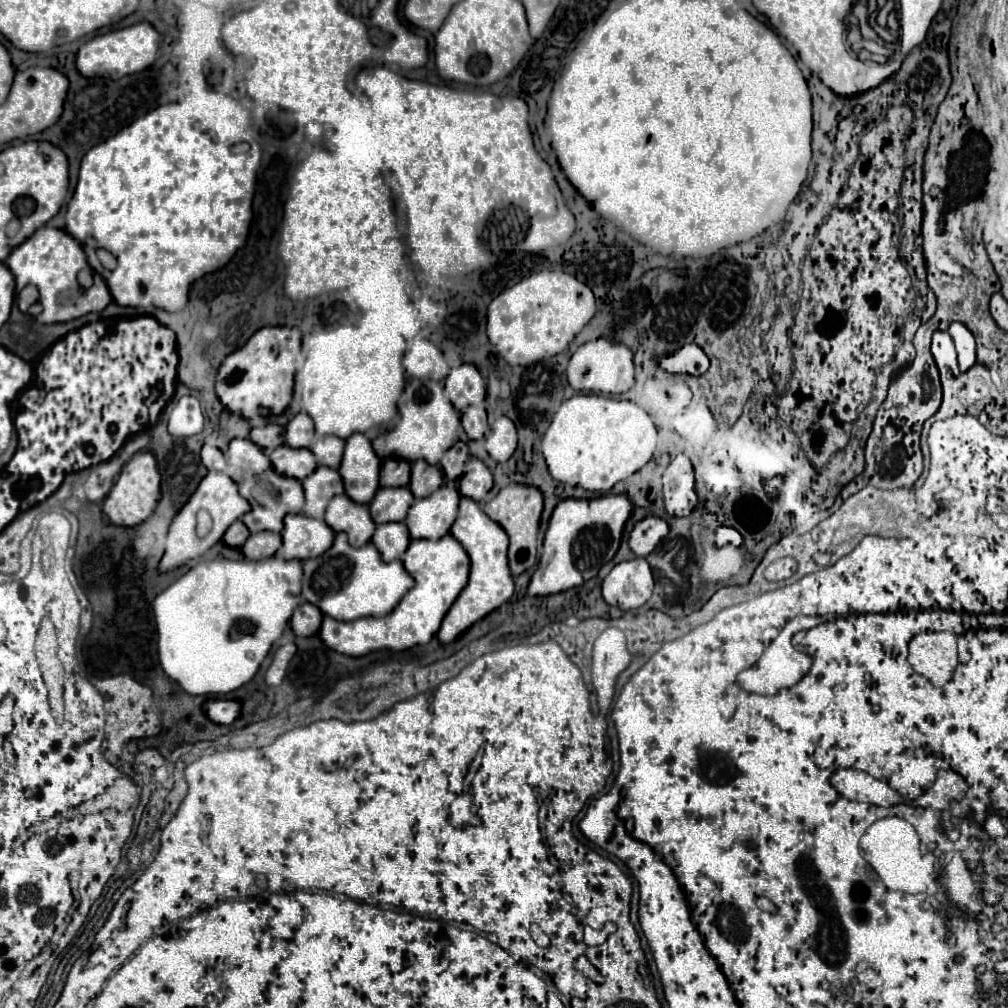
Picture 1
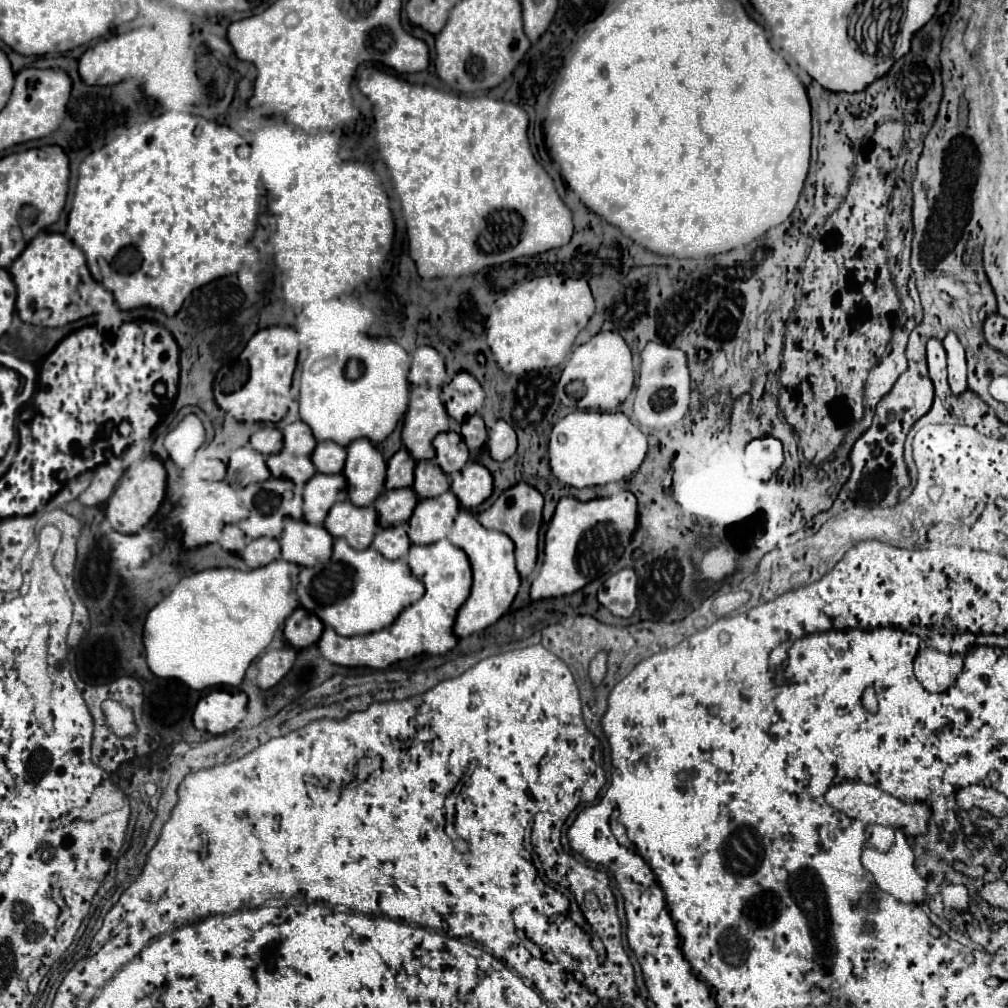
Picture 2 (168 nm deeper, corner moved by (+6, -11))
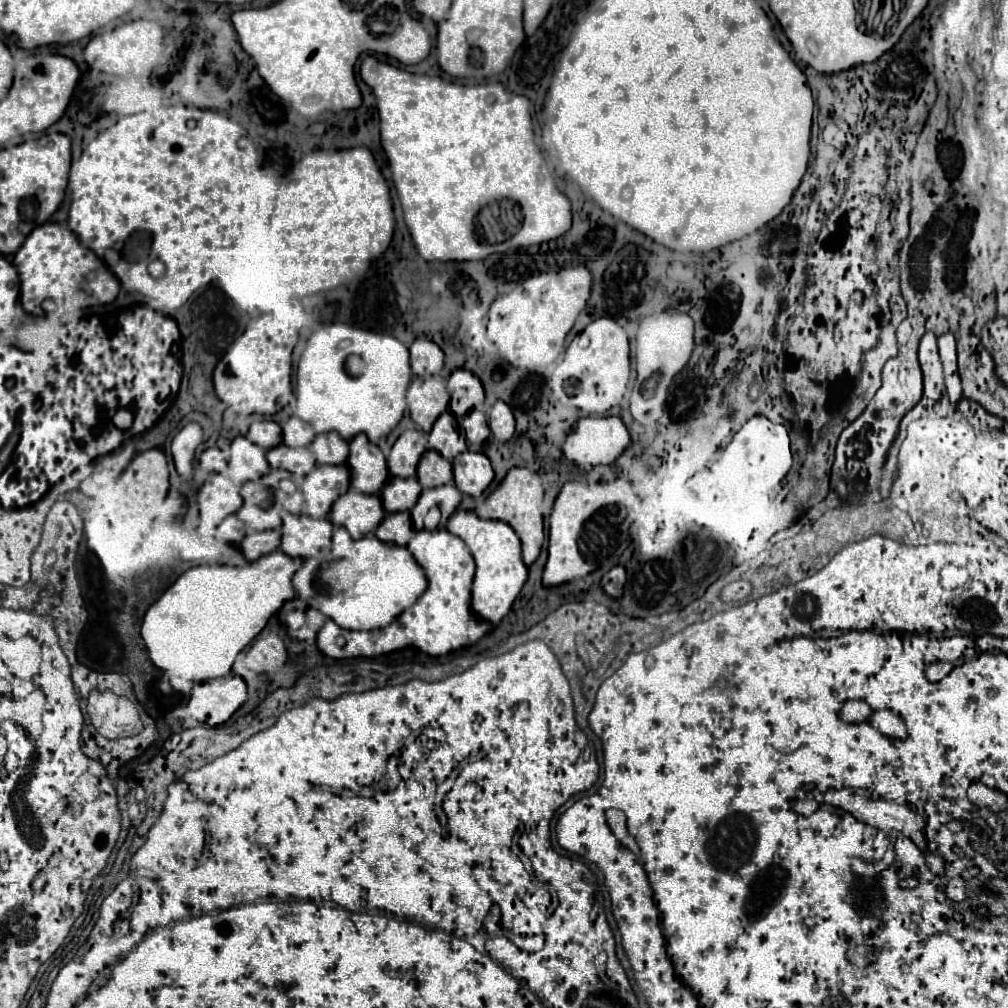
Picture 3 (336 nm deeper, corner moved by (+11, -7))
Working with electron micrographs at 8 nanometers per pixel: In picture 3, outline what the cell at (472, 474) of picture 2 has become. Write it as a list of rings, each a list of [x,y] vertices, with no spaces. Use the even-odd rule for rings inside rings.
[[[464,451],[454,459],[454,483],[462,493],[478,497],[492,479],[494,471],[484,453]]]

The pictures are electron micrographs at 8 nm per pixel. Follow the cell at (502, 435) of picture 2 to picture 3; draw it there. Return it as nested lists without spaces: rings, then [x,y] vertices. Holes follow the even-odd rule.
[[[496,401],[492,411],[490,411],[490,421],[488,421],[492,433],[500,441],[508,441],[514,435],[514,415],[512,409],[504,401]]]

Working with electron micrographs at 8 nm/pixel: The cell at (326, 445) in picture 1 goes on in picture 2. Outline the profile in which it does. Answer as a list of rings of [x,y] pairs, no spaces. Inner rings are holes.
[[[329,441],[317,443],[315,451],[311,453],[313,465],[317,467],[319,473],[341,473],[343,465],[345,465],[345,457],[347,457],[345,449],[337,443],[329,443]]]

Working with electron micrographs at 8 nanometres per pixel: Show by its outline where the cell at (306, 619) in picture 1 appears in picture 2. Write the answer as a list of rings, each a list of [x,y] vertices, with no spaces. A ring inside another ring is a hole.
[[[303,607],[295,609],[289,619],[285,621],[285,639],[295,647],[295,649],[303,649],[309,645],[315,645],[317,639],[321,637],[323,631],[323,623],[321,619],[317,619],[311,611],[305,611]]]

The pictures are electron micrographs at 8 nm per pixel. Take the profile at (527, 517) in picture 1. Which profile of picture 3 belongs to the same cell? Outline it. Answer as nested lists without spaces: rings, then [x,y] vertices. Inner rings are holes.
[[[512,467],[506,475],[506,479],[486,497],[482,509],[480,509],[480,517],[484,519],[500,519],[506,521],[508,525],[512,525],[522,541],[522,555],[524,555],[524,563],[532,565],[542,549],[544,543],[544,521],[542,521],[542,499],[544,499],[544,487],[538,481],[538,477],[528,471],[526,467]]]

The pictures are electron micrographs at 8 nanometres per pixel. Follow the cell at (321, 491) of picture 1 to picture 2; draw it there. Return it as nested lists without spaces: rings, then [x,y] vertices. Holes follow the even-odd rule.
[[[317,473],[303,489],[303,519],[307,523],[323,525],[327,511],[337,503],[345,501],[345,477],[337,475],[321,475]]]

